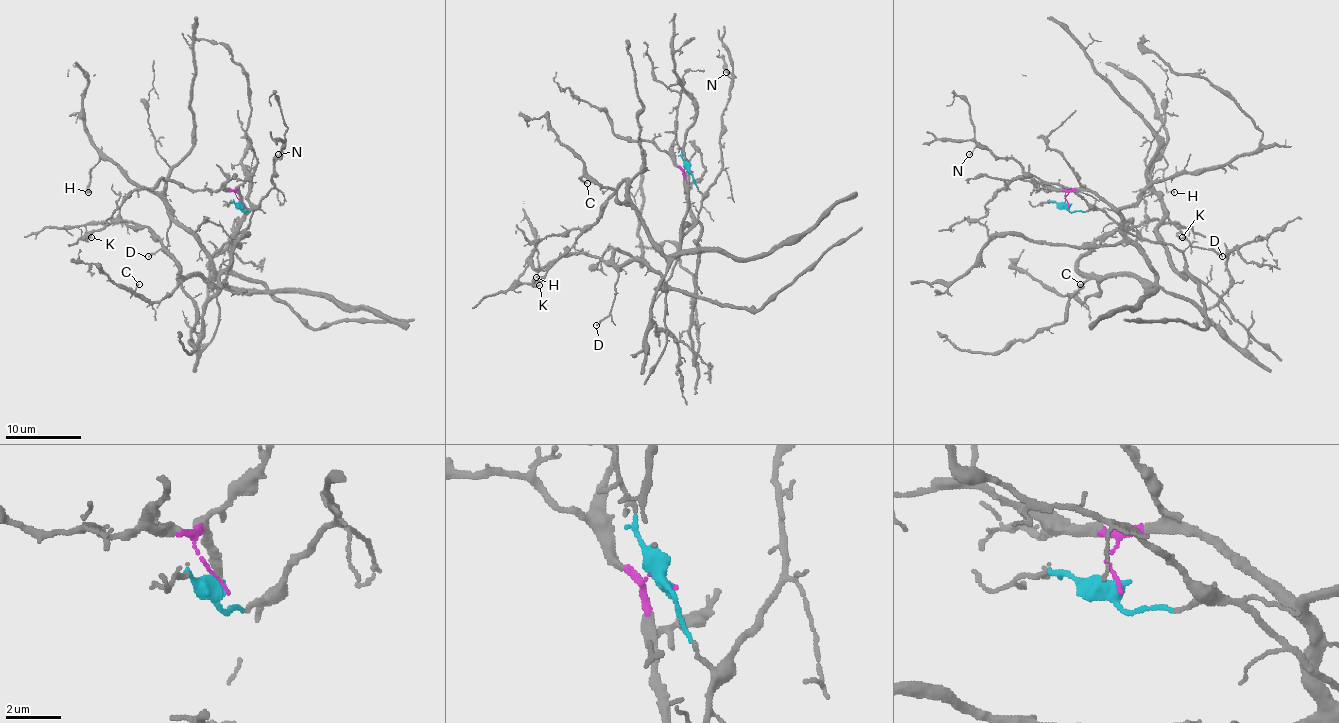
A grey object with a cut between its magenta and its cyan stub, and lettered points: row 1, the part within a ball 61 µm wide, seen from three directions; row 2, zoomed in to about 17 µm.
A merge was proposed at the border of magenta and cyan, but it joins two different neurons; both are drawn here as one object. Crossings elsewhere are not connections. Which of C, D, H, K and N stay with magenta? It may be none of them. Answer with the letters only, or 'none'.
C, K

